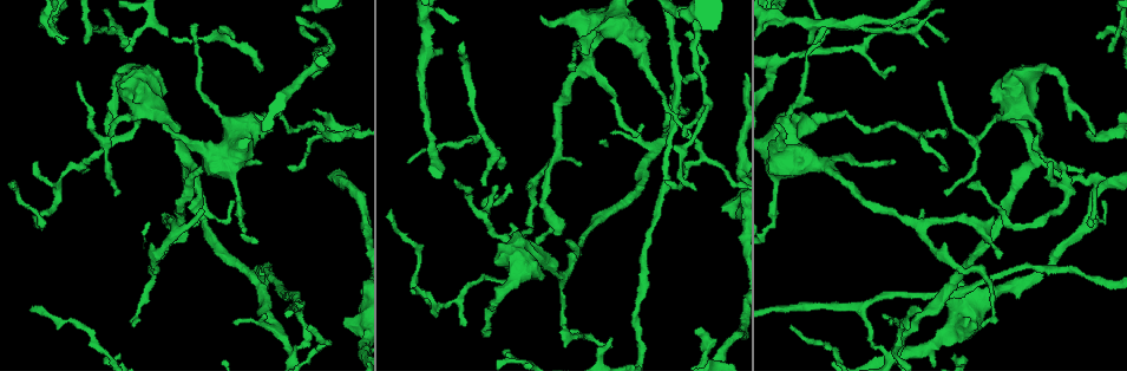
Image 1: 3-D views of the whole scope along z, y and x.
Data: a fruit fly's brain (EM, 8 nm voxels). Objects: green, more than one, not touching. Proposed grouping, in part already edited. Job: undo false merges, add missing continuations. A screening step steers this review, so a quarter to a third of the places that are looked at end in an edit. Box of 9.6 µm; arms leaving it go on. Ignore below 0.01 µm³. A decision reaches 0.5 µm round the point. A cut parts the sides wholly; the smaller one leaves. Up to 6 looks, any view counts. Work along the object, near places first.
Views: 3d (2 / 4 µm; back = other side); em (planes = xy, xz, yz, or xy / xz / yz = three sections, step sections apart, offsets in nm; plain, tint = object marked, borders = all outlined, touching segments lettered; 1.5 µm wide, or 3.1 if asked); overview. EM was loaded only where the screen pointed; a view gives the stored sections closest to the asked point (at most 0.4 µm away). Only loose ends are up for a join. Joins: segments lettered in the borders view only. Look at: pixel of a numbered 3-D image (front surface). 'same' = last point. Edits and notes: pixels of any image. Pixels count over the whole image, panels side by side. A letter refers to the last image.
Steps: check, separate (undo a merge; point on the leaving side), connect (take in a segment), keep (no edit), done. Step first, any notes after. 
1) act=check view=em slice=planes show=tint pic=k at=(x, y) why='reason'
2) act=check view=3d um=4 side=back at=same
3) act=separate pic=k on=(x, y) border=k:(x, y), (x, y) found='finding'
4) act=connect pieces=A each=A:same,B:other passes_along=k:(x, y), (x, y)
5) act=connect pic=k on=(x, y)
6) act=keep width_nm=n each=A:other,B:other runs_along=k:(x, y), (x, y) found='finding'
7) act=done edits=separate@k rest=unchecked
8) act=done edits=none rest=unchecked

act=check view=em slice=xz step=8 show=tint pic=1 at=(502, 168) why='thin end'

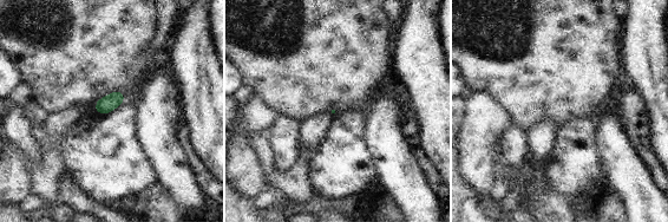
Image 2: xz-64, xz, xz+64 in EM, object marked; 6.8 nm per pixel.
act=check view=em slice=planes show=borders at=same why='cut it another way'

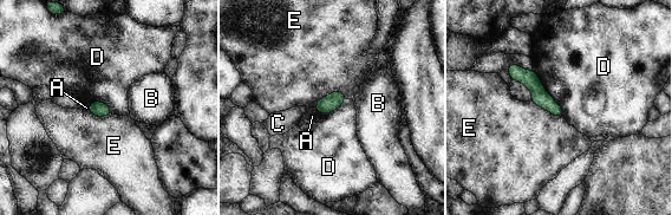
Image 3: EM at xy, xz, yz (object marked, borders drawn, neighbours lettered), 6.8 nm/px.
act=keep width_nm=100 each=A:other,B:other,C:other,D:other,E:other border=3:(533, 70), (545, 91), (565, 116) found='none of them fits'

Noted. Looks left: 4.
act=check view=3d um=4 pic=1 at=(305, 66) why='branch stops here'

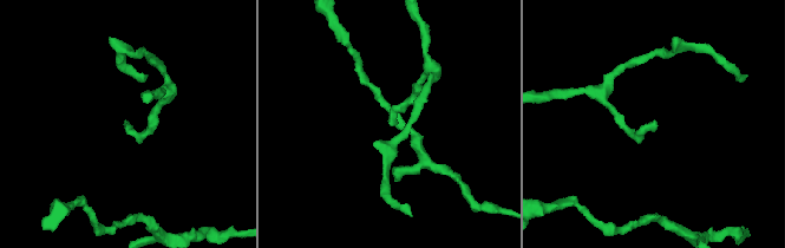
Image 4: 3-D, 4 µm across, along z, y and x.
act=check view=em slice=yz step=4 show=borders pic=4 at=(129, 123)

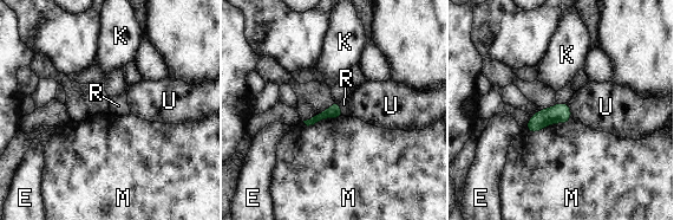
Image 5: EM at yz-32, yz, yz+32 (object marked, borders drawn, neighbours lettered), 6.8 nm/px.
act=keep width_nm=90 each=E:other,K:other,M:other,R:other,U:other border=5:(567, 103), (571, 117) found='none of them fits'

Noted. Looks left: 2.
act=check view=em slice=planes show=borders pic=1 at=(1103, 200) why='free end'

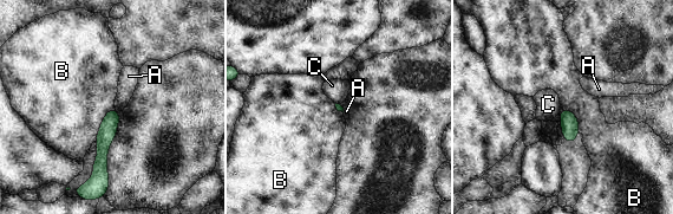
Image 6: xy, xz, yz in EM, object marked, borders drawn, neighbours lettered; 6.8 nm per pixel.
act=keep each=A:other,B:other,C:other runs_along=6:(113, 112), (103, 141), (99, 179) found='no lettered segment goes on from it'

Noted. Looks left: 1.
act=done edits=none rest=unchecked

